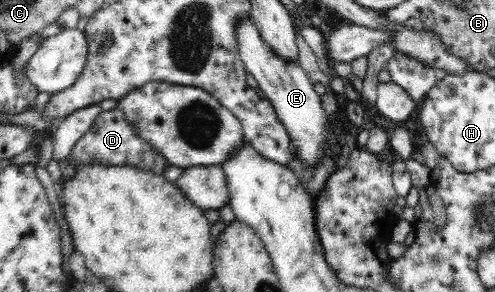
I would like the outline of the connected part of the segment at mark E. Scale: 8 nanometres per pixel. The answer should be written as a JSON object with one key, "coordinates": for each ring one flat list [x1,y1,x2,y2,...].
{"coordinates":[[249,16,238,19,234,31,239,58,245,69,254,76,258,86,267,95,278,119,287,129,300,160,311,166,321,158,327,148,323,145,326,116,319,98,321,90,311,83,298,60,292,58,284,60,276,55]]}

